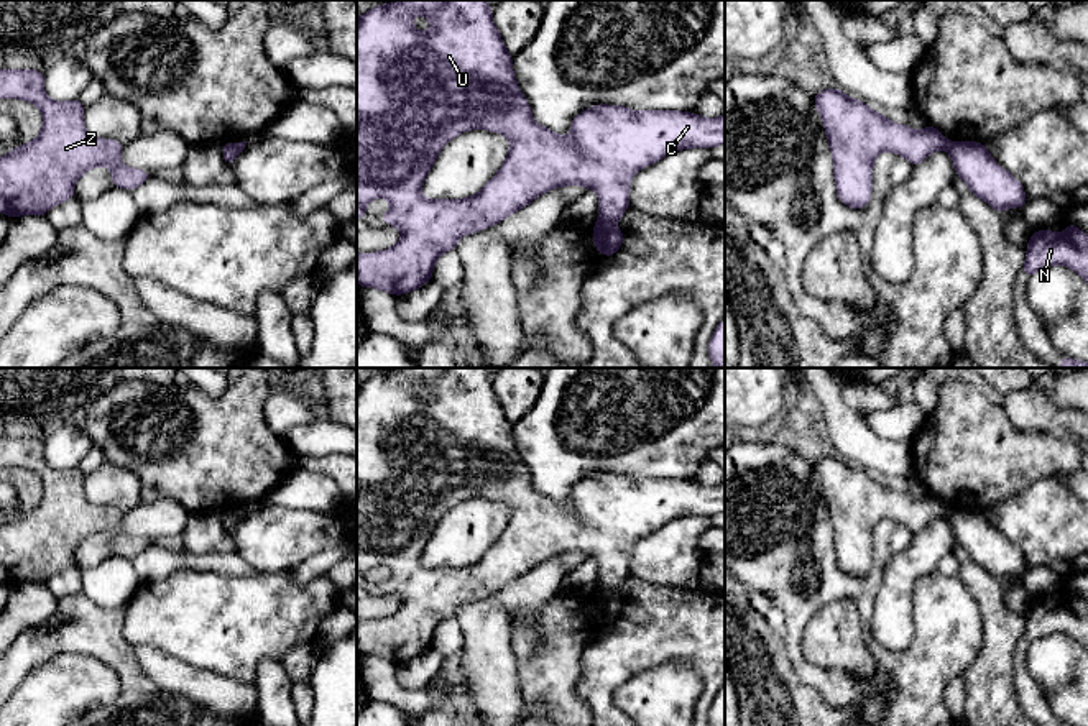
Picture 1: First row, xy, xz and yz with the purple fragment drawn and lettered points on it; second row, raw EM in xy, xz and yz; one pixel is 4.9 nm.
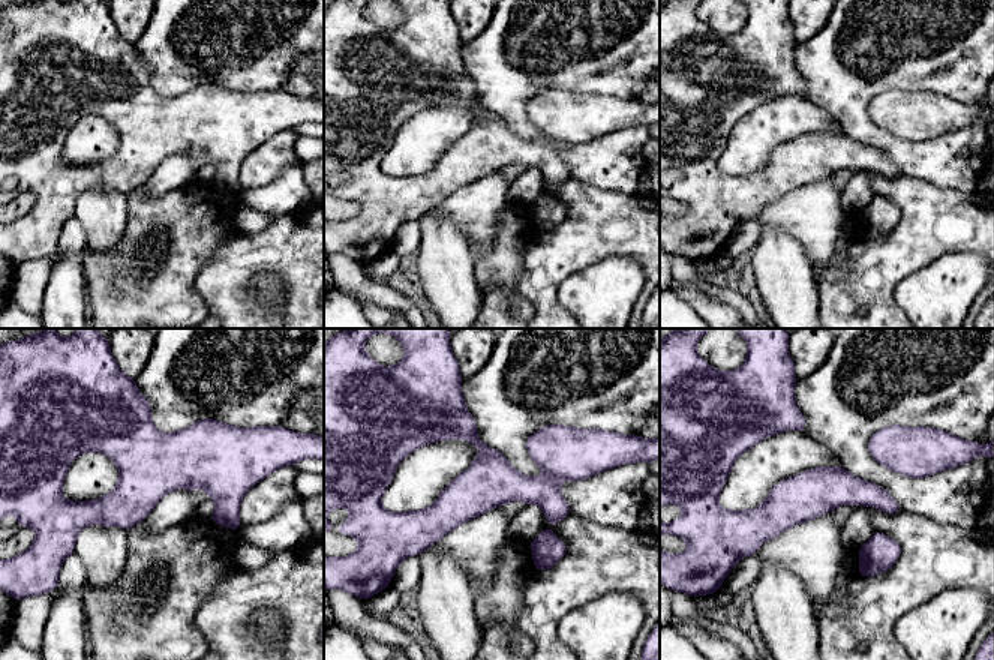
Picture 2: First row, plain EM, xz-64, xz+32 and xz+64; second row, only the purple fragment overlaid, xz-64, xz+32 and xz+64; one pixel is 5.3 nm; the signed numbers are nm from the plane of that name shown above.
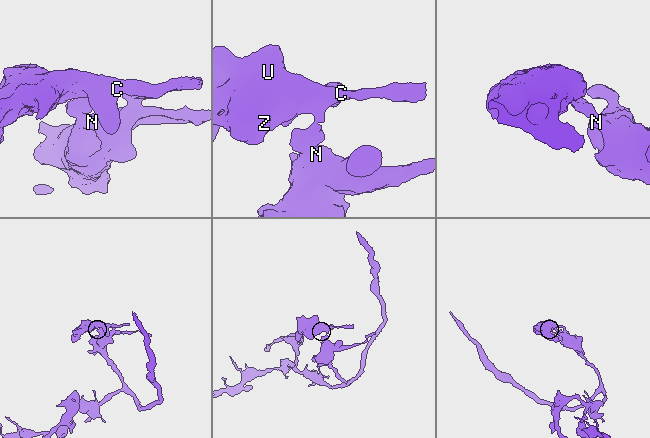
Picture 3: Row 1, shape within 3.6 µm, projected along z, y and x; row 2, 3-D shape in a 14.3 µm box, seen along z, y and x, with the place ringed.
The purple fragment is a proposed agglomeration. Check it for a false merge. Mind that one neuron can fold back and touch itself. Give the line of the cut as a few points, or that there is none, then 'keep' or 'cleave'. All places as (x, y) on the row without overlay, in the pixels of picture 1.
cut in xz along (599, 587), (612, 593); cleave

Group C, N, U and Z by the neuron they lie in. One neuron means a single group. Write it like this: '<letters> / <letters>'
C U Z / N

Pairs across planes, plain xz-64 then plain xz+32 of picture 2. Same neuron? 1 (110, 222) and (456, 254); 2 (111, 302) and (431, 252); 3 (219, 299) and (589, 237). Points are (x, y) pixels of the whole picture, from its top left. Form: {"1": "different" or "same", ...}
{"1": "same", "2": "different", "3": "same"}

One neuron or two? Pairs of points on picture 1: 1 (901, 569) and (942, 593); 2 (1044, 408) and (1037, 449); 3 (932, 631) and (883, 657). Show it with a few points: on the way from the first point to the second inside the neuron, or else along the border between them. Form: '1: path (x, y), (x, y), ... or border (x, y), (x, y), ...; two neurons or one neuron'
1: border (935, 569), (917, 580), (911, 616); two neurons
2: border (1006, 413), (1021, 429), (1049, 432), (1070, 442); two neurons
3: path (921, 644), (906, 659), (896, 659); one neuron

